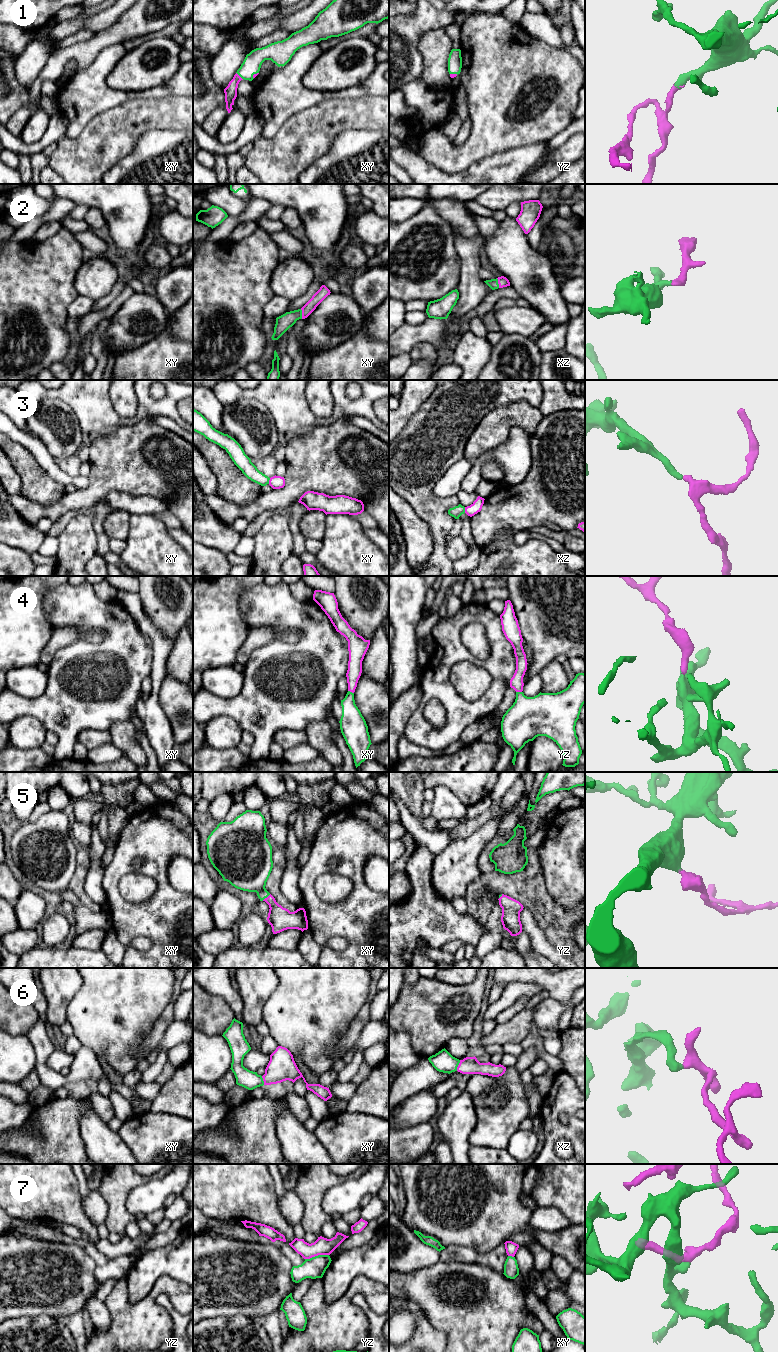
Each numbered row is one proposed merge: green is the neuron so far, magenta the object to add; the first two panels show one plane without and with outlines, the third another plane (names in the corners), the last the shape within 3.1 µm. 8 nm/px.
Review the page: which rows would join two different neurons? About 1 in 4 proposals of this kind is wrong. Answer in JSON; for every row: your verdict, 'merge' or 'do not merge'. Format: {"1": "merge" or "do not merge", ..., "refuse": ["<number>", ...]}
{"1": "merge", "2": "merge", "3": "merge", "4": "merge", "5": "merge", "6": "merge", "7": "do not merge", "refuse": ["7"]}

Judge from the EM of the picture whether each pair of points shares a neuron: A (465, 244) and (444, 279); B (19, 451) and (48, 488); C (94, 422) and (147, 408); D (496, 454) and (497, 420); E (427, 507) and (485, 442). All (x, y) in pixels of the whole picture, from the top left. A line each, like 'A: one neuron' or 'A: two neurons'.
A: two neurons
B: one neuron
C: one neuron
D: two neurons
E: two neurons

